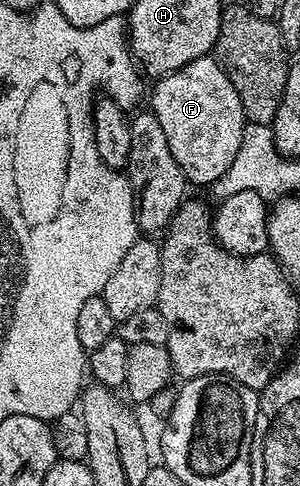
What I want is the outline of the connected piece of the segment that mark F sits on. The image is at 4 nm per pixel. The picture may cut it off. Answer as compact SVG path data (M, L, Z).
M212 56L196 58L191 60L183 68L173 71L156 79L153 86L153 95L149 102L153 105L153 114L157 117L157 126L161 129L161 134L165 137L165 146L169 149L168 157L172 165L180 170L186 183L197 186L208 187L219 180L227 168L231 168L231 160L239 152L243 144L243 132L246 128L245 113L243 104L239 104L239 96L227 80L223 68L218 64L217 59Z

